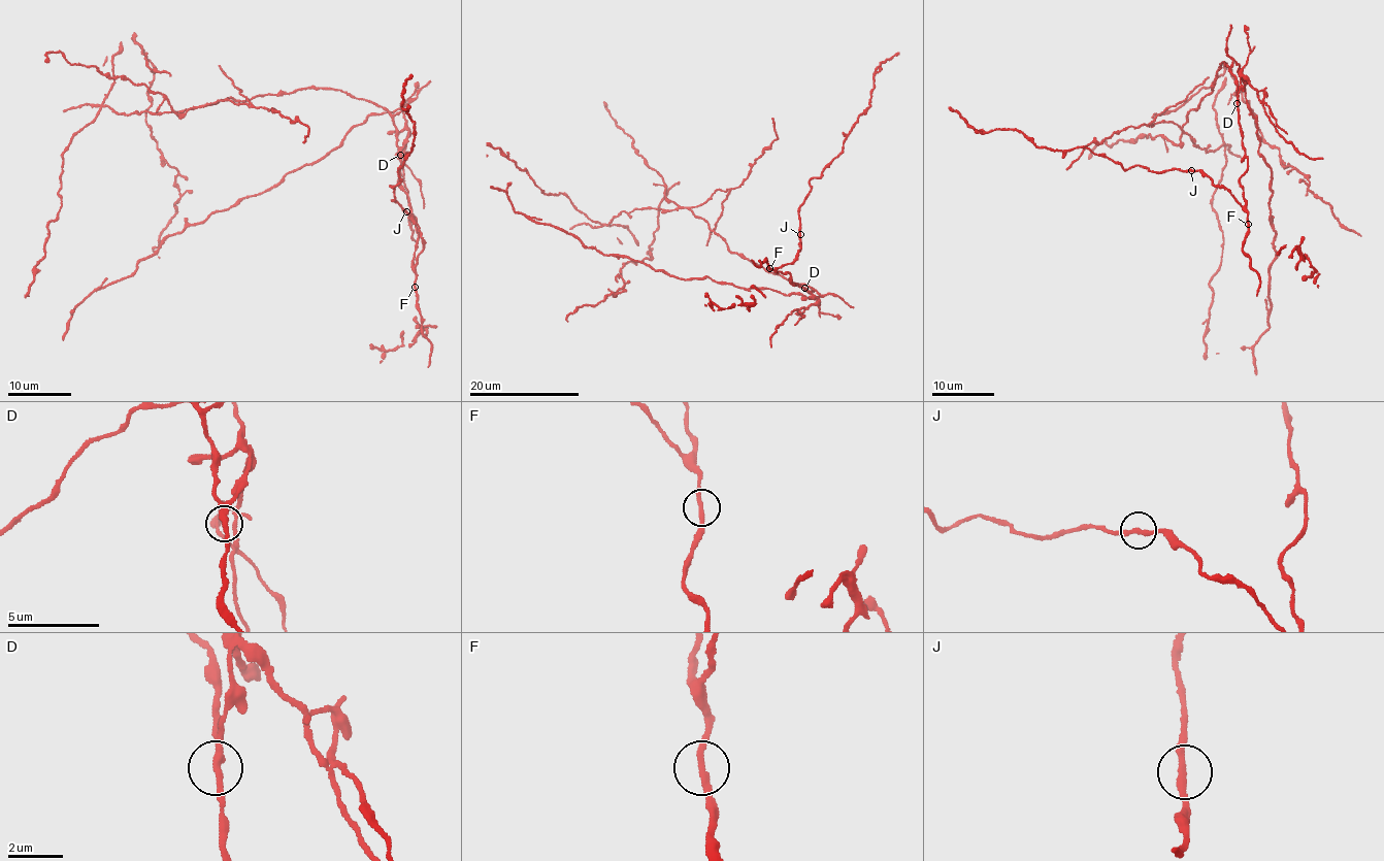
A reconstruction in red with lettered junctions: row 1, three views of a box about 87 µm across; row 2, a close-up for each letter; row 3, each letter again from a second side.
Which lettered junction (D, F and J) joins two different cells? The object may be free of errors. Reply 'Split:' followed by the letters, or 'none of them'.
Split: D

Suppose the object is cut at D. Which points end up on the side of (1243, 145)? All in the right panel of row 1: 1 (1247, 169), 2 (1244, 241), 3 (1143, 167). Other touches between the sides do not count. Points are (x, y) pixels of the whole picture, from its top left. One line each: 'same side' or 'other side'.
1: same side
2: same side
3: same side

